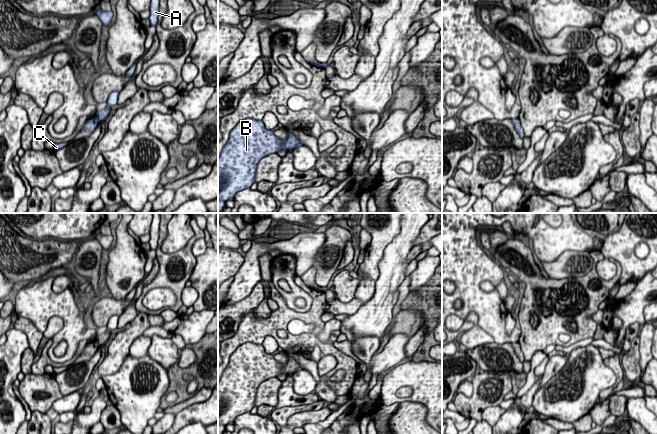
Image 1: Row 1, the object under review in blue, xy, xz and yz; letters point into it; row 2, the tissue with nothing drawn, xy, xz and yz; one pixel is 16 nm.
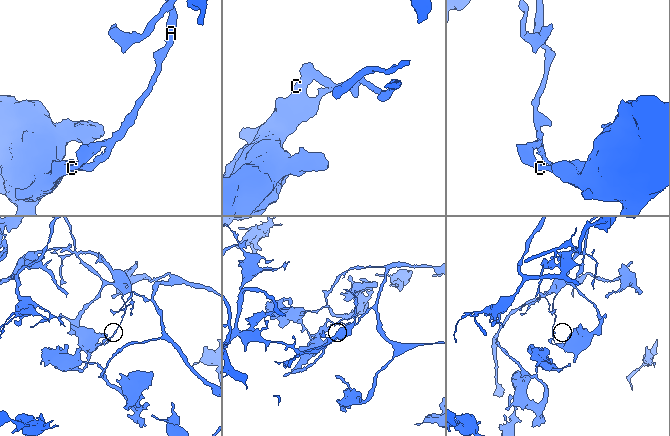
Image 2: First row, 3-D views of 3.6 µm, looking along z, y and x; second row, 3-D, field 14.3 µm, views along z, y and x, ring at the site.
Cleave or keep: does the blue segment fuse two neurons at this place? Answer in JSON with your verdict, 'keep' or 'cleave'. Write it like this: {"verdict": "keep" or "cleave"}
{"verdict": "cleave"}

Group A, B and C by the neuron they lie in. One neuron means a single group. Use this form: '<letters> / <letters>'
A / B C

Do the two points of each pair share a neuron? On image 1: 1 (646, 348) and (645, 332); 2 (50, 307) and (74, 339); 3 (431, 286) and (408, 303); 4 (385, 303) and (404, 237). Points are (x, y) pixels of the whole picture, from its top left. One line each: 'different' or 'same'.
1: same
2: same
3: same
4: same

